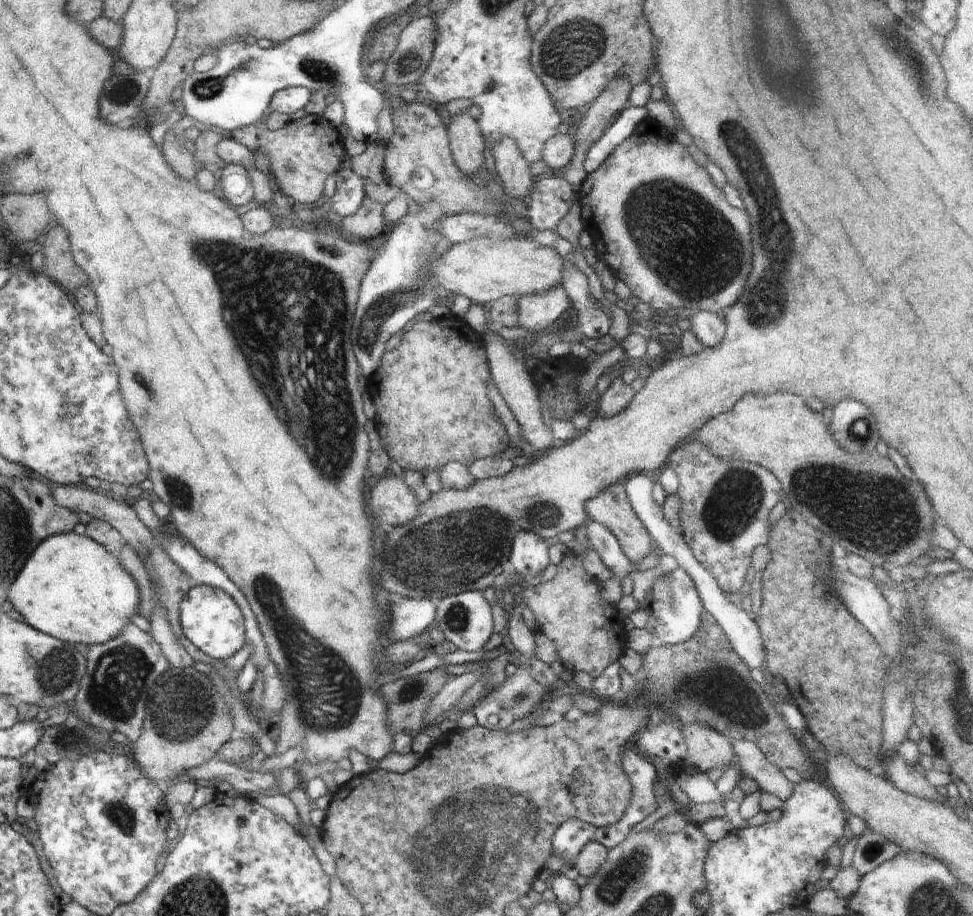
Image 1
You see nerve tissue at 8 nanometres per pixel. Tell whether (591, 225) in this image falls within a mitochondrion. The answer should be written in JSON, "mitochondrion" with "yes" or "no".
{"mitochondrion":"no"}

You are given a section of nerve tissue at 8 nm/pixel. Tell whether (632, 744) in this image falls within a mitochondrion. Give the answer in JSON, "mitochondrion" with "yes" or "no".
{"mitochondrion":"no"}

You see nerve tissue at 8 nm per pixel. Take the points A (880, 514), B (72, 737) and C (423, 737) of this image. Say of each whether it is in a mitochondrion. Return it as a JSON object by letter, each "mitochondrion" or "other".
{"A":"mitochondrion","B":"mitochondrion","C":"other"}

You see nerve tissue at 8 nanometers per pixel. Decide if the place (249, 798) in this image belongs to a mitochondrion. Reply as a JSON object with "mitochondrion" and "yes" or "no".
{"mitochondrion":"no"}

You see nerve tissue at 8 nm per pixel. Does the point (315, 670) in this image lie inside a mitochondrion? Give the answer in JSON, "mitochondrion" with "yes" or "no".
{"mitochondrion":"yes"}

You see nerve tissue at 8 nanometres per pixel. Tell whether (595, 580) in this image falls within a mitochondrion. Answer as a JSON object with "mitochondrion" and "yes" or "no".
{"mitochondrion":"no"}

